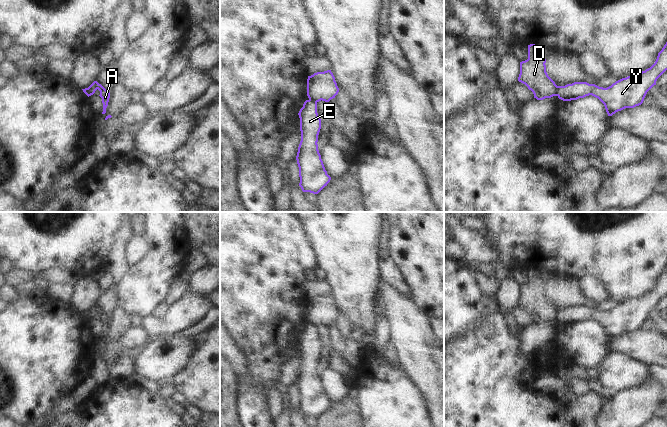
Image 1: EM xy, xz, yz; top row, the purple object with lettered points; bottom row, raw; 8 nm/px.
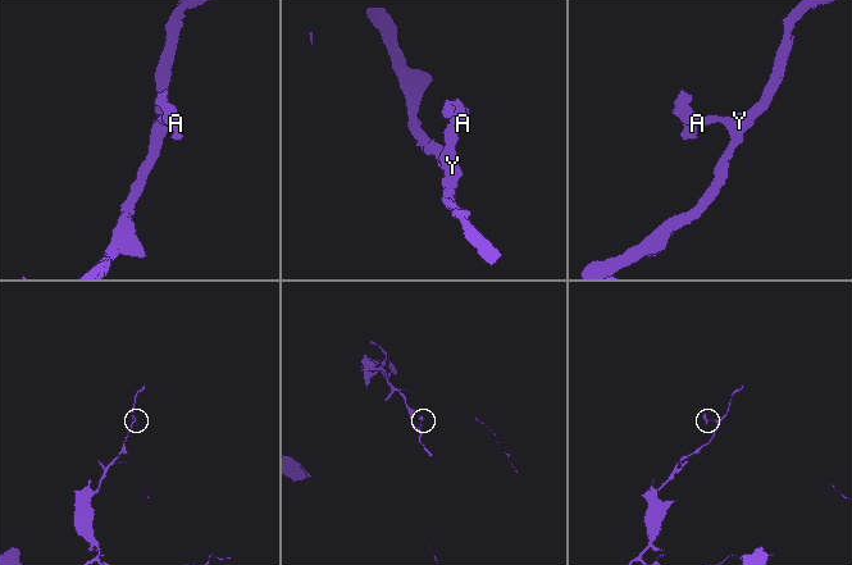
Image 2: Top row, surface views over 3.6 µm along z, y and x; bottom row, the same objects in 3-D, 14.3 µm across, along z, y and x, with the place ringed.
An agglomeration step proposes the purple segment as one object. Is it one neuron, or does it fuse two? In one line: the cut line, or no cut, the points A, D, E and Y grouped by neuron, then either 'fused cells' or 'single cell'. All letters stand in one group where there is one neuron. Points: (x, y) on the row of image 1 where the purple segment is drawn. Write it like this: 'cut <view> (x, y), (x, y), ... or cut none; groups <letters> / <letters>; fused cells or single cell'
cut yz (558, 86), (555, 95); groups A D / E Y; fused cells

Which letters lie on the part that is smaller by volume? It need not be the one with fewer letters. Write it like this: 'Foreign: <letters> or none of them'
Foreign: A, D.

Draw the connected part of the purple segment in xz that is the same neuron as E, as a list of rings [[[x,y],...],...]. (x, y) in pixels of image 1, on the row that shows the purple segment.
[[[306,100],[300,109],[301,141],[296,156],[303,192],[318,194],[330,182],[318,150],[318,135],[321,119],[317,113],[317,102]]]

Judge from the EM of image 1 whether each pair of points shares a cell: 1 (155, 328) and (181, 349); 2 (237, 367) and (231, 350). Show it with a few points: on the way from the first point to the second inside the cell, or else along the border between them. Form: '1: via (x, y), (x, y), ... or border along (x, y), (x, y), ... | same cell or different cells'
1: border along (171, 335), (159, 337) | different cells
2: via (237, 363), (233, 354) | same cell

